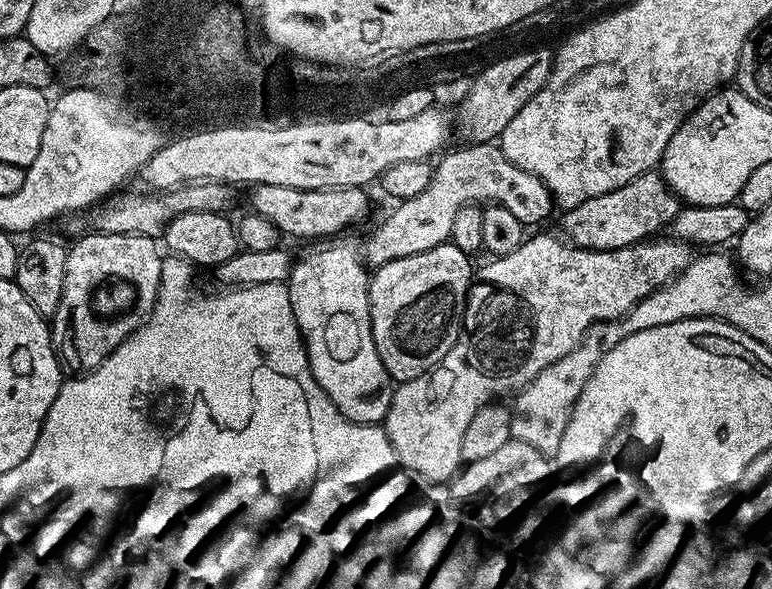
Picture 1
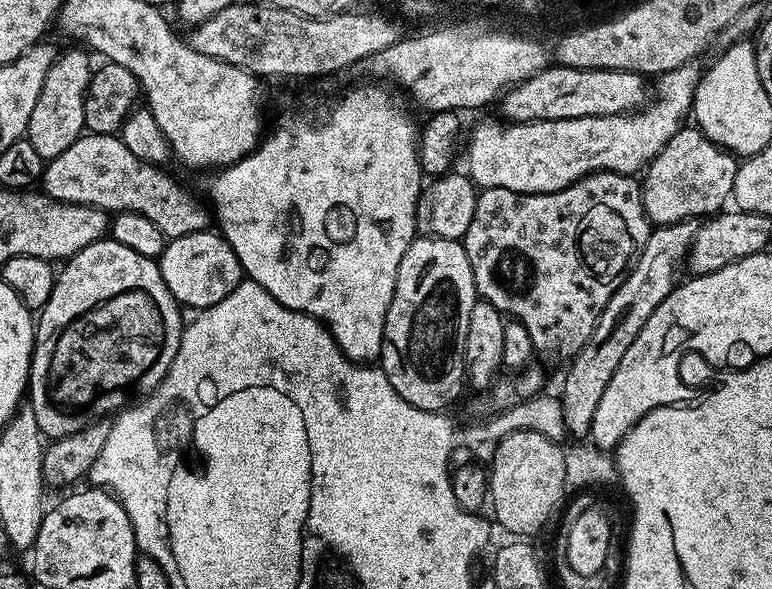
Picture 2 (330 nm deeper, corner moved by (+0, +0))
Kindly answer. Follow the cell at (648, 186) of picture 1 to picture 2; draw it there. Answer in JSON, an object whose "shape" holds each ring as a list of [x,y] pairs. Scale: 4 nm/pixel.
{"shape":[[[685,126],[666,142],[642,176],[644,213],[653,225],[676,224],[679,220],[707,218],[719,213],[732,199],[734,174],[740,169],[737,157],[724,151],[695,126]]]}

